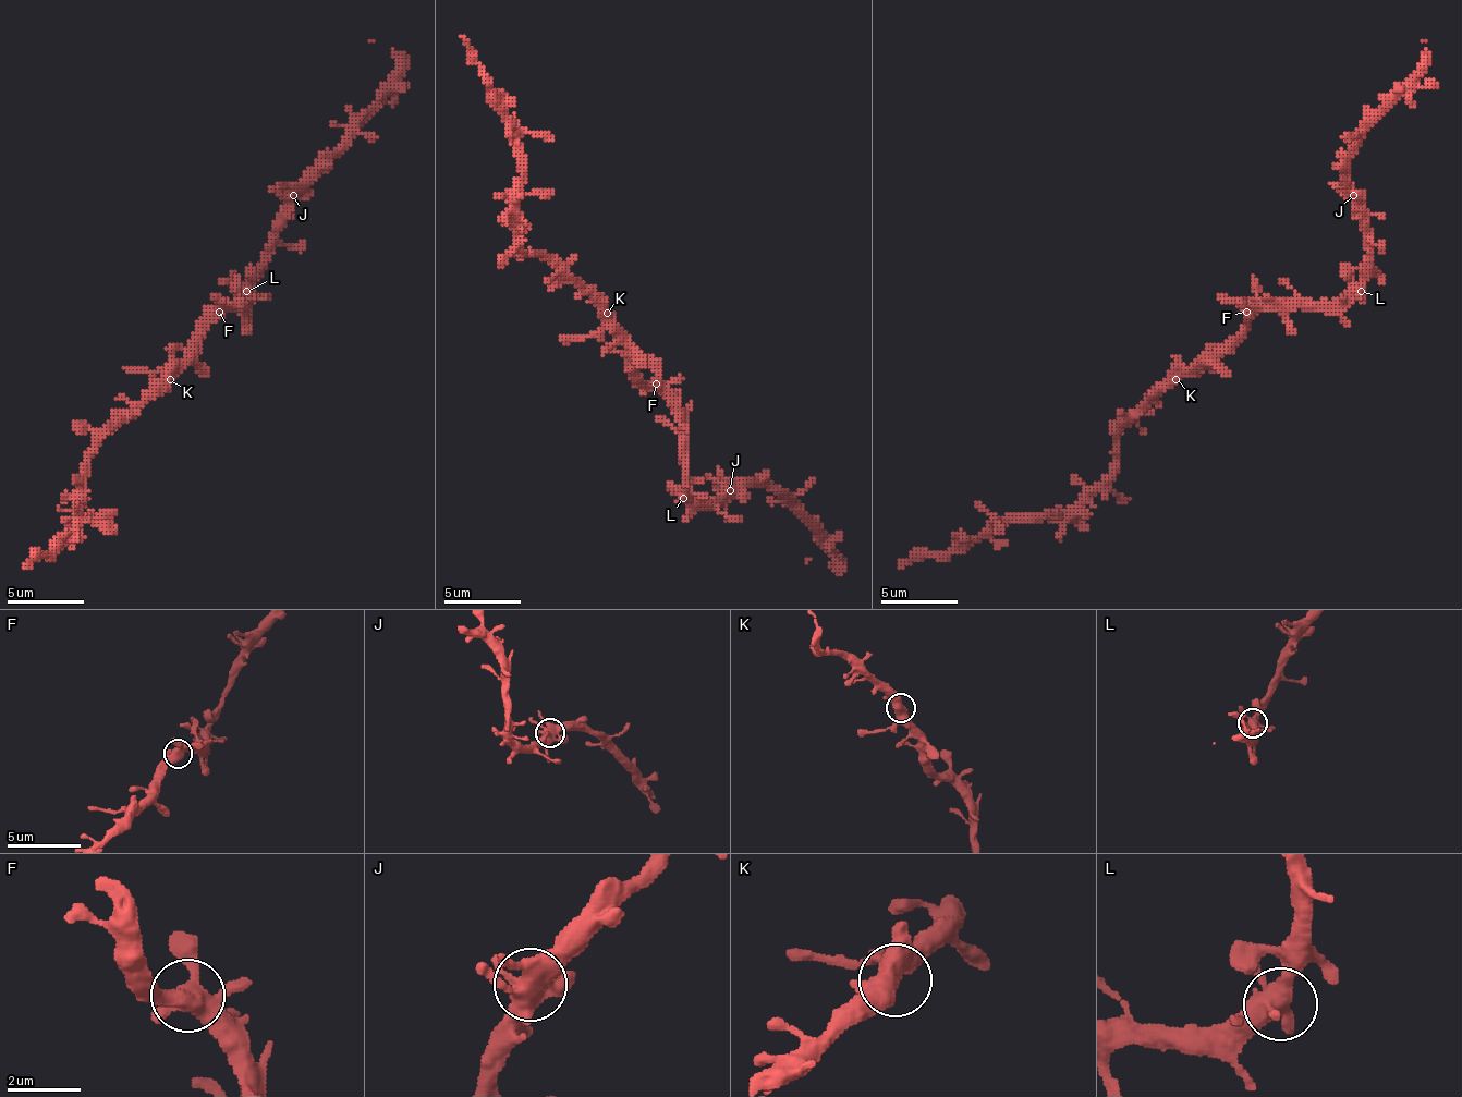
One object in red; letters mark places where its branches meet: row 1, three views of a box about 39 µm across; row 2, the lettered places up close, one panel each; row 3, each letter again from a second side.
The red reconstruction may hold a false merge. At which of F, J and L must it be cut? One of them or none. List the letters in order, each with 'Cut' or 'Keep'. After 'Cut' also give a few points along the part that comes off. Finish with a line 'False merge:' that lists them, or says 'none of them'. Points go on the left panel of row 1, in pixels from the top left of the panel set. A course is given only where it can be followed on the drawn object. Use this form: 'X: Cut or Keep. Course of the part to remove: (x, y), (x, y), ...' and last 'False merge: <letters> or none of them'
F: Keep
J: Keep
L: Keep
False merge: none of them

